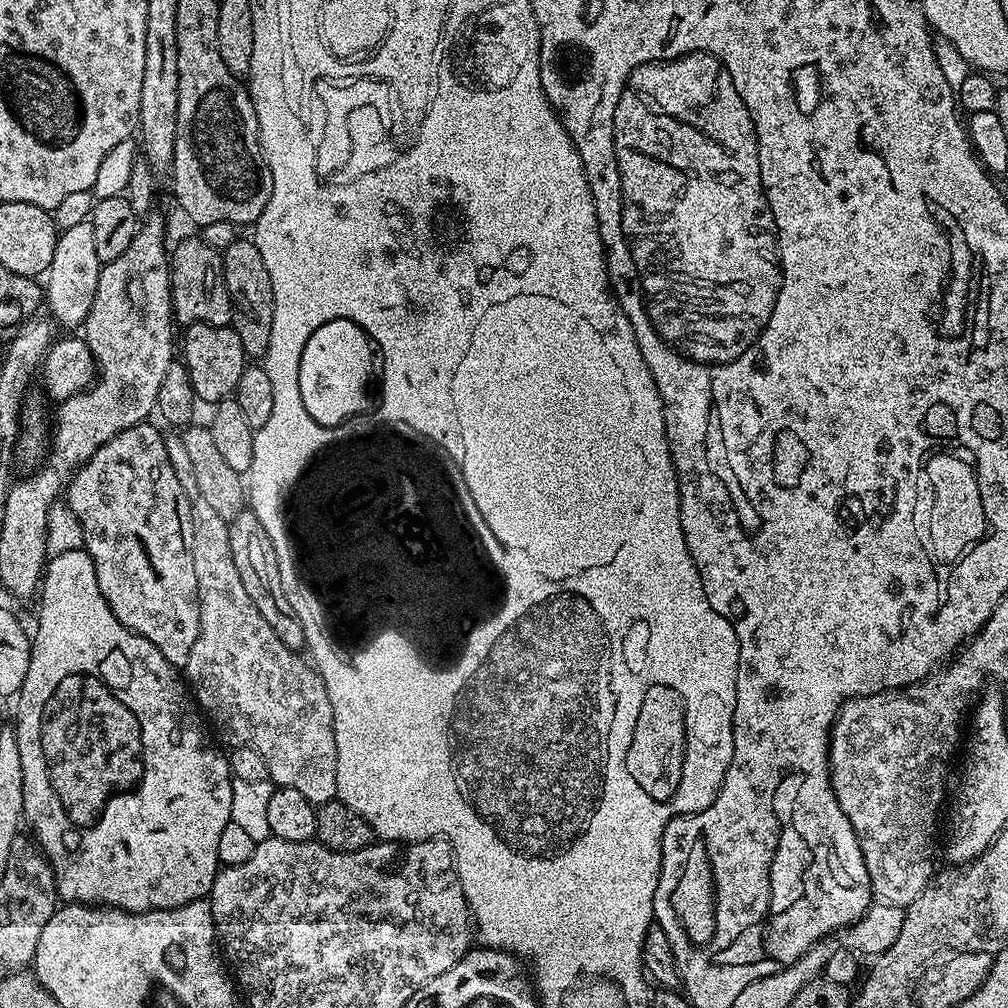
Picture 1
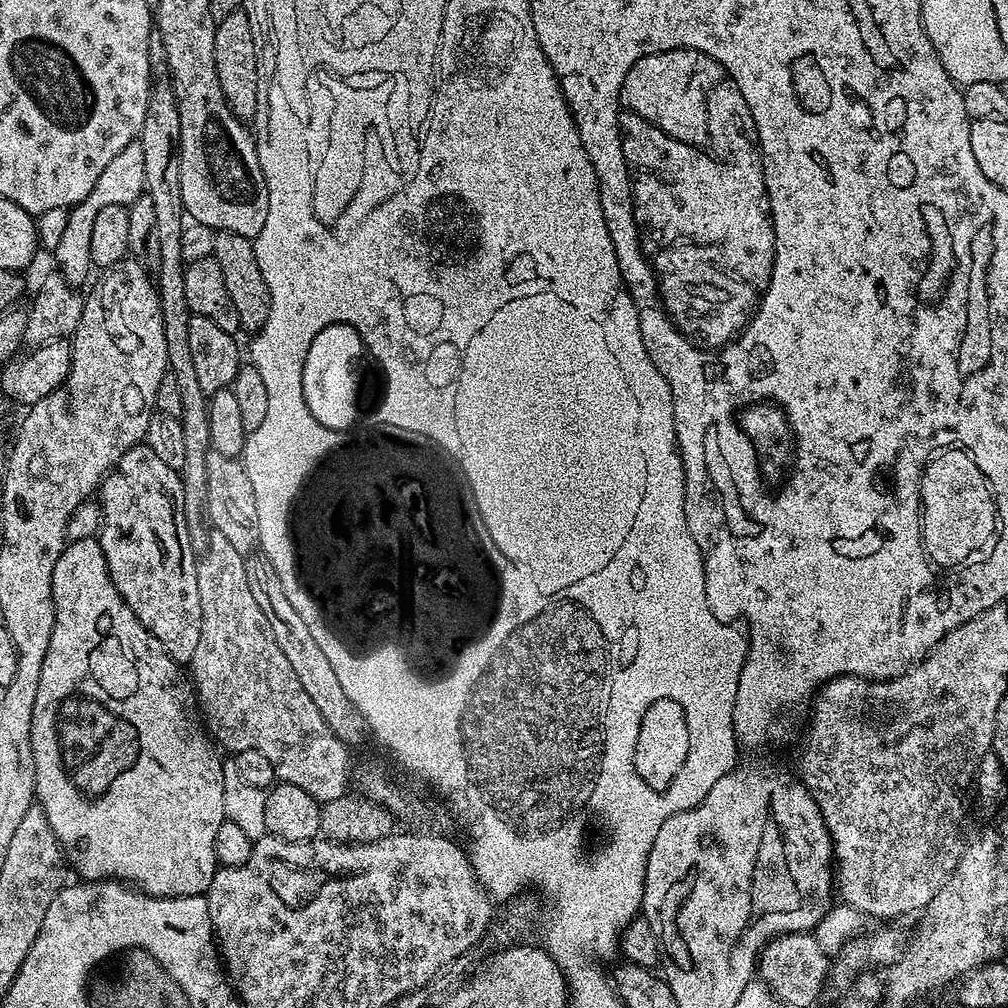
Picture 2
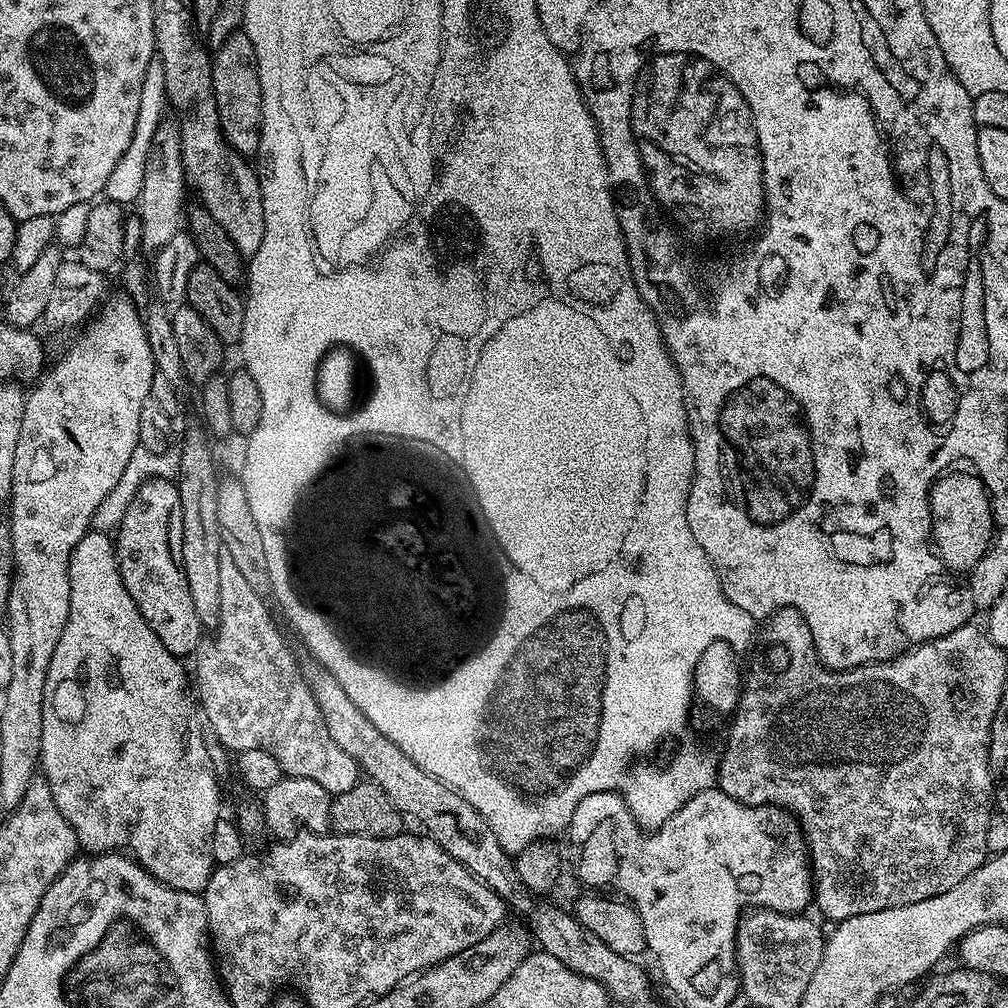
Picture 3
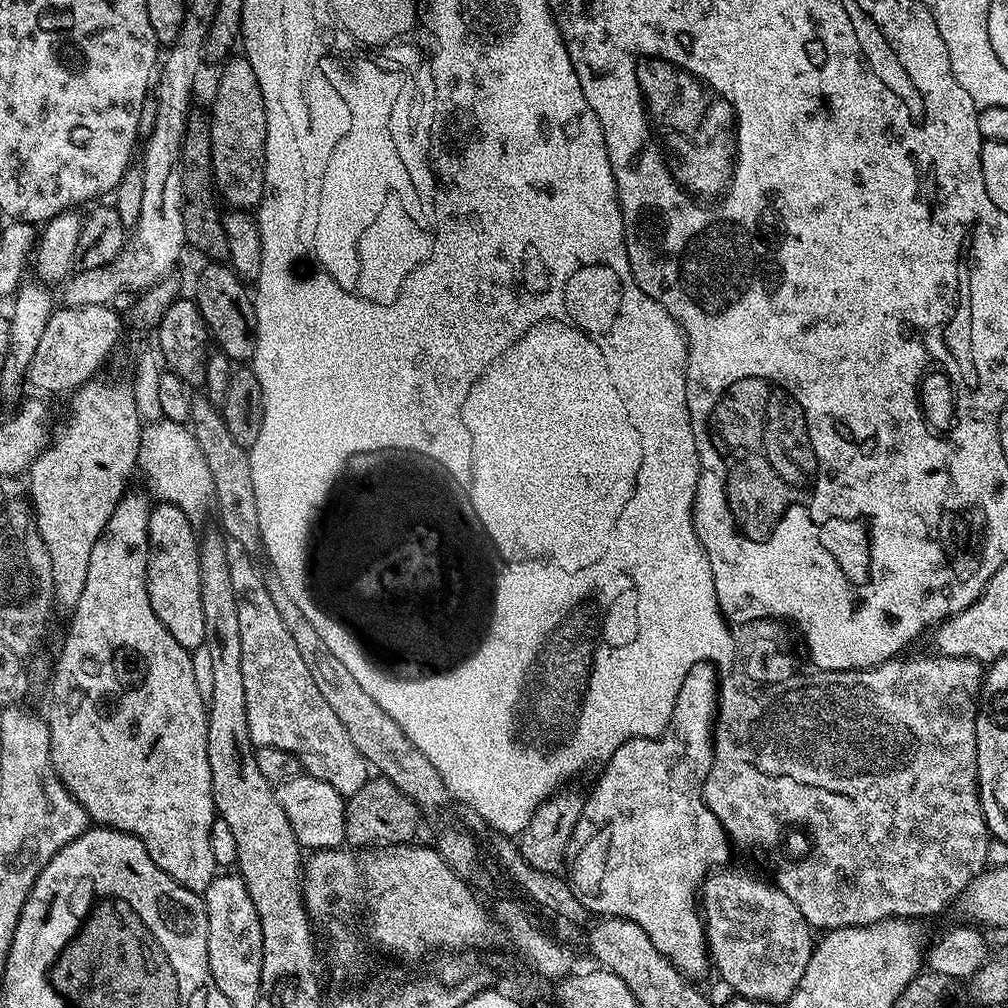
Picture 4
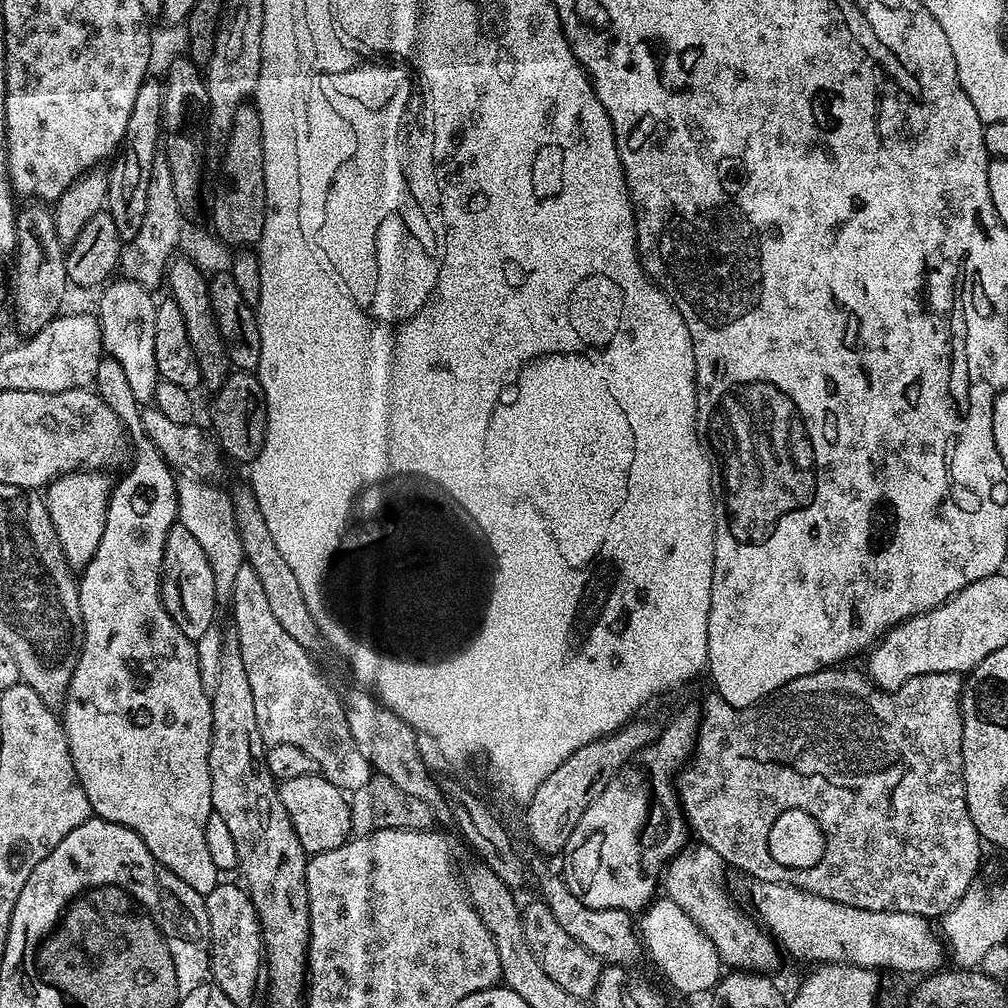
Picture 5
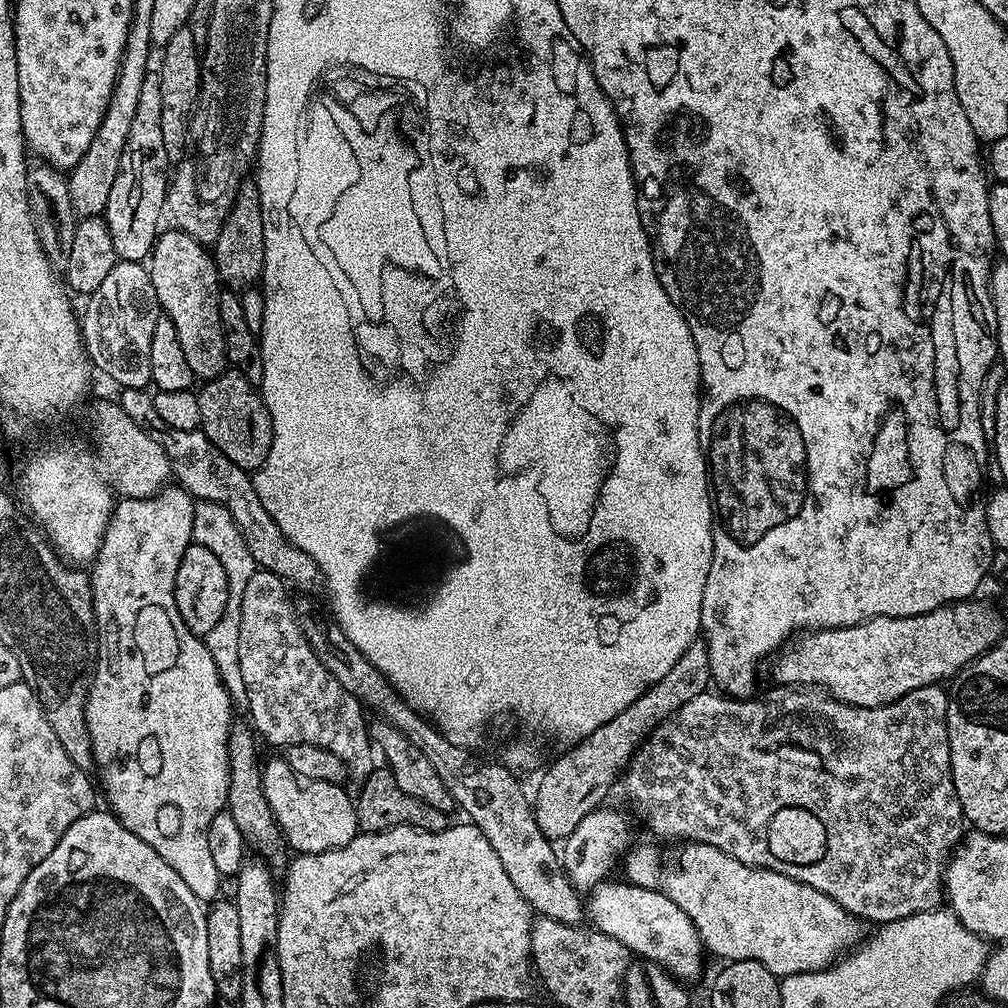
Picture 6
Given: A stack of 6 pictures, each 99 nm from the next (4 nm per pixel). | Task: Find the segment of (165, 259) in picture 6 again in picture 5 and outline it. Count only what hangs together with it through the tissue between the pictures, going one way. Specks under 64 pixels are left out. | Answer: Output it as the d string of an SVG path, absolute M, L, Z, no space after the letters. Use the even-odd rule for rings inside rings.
M176 258L168 265L166 285L170 291L170 299L178 302L178 310L182 310L182 318L186 318L186 334L190 334L190 346L194 350L194 358L200 363L200 382L209 393L216 393L226 382L226 378L234 369L223 334L220 333L218 322L210 306L209 277L190 259Z

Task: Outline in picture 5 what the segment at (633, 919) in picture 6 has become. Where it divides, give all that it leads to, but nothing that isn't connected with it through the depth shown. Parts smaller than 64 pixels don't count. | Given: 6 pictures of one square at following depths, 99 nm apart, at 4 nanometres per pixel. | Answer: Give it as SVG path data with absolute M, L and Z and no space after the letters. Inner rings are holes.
M667 898L653 899L638 916L640 943L646 956L656 963L656 968L668 979L676 992L696 996L699 992L711 993L722 975L722 963L715 946L691 920L681 907ZM640 919L640 920L639 920Z

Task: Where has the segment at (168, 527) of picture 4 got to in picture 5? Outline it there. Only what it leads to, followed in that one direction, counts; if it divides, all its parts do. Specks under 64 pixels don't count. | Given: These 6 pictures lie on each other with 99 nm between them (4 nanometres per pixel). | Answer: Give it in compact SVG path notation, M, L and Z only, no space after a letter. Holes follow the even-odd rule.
M179 522L168 529L166 550L164 551L164 571L160 574L160 593L162 602L174 618L178 630L186 634L186 638L196 641L202 634L213 631L216 620L218 601L214 590L214 570L210 570L210 562L206 558L202 546L198 546L198 538L190 534Z

